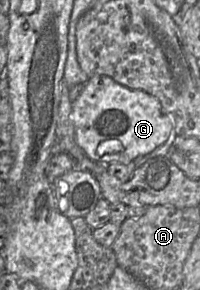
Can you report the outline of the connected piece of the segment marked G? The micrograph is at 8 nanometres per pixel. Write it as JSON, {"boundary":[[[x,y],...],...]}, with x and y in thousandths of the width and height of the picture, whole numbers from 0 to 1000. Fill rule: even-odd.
{"boundary":[[[535,259],[450,266],[355,369],[355,414],[390,503],[455,552],[525,569],[550,559],[650,562],[825,493],[865,455],[865,417],[815,383],[780,334],[710,310],[625,300]],[[545,479],[595,483],[610,517],[500,538],[485,528],[490,497]]]}

